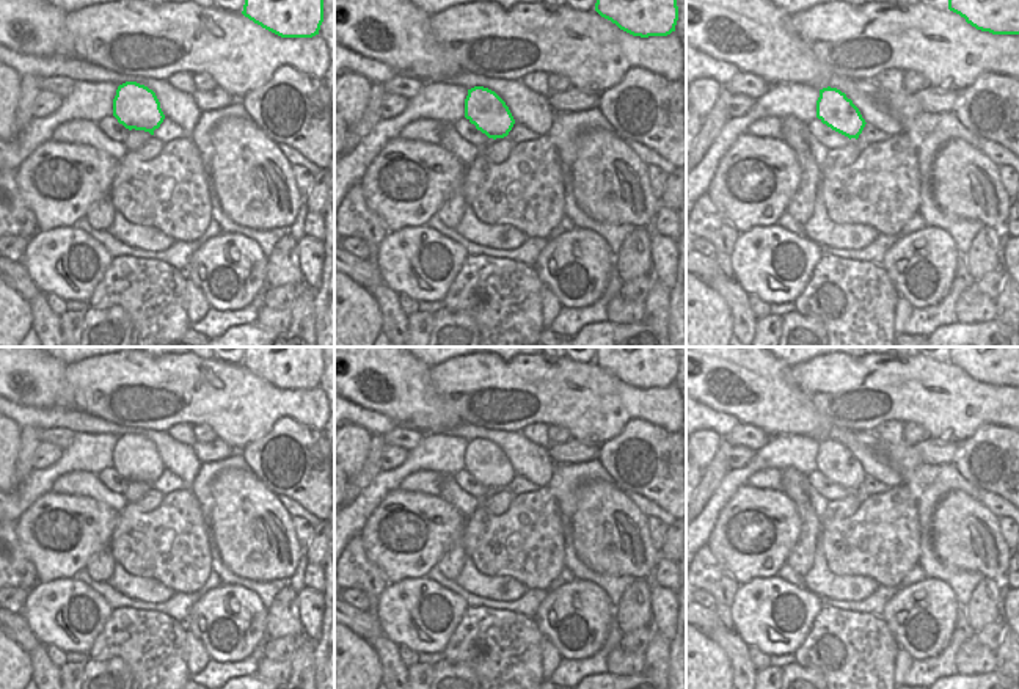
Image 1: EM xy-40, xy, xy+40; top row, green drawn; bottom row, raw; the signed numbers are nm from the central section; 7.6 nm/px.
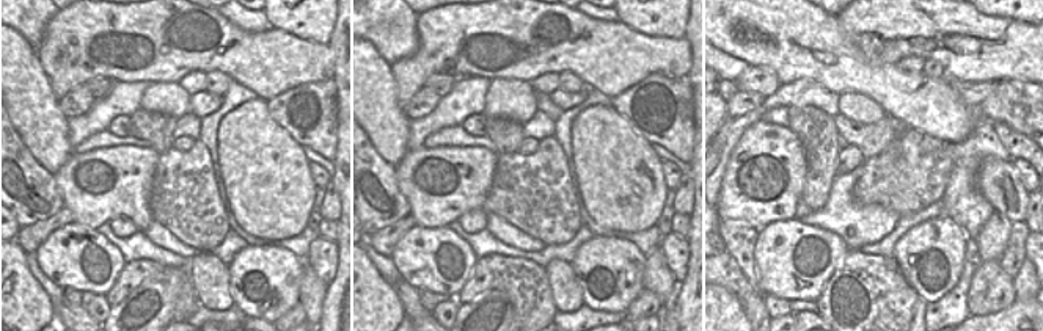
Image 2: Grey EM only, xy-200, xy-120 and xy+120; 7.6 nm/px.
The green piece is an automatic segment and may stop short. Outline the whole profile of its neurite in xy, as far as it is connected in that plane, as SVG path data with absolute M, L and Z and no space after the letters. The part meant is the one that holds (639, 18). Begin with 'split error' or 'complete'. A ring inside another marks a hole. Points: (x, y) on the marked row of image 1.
complete; M597 0L595 11L641 38L667 36L678 20L677 0Z

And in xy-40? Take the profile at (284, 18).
complete; M245 0L242 14L281 38L312 38L323 22L323 0Z

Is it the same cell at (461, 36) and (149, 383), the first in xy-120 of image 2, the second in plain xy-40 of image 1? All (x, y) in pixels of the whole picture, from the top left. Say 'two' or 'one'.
one

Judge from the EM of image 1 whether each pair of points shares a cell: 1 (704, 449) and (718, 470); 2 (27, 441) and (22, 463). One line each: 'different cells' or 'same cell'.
1: different cells
2: same cell

